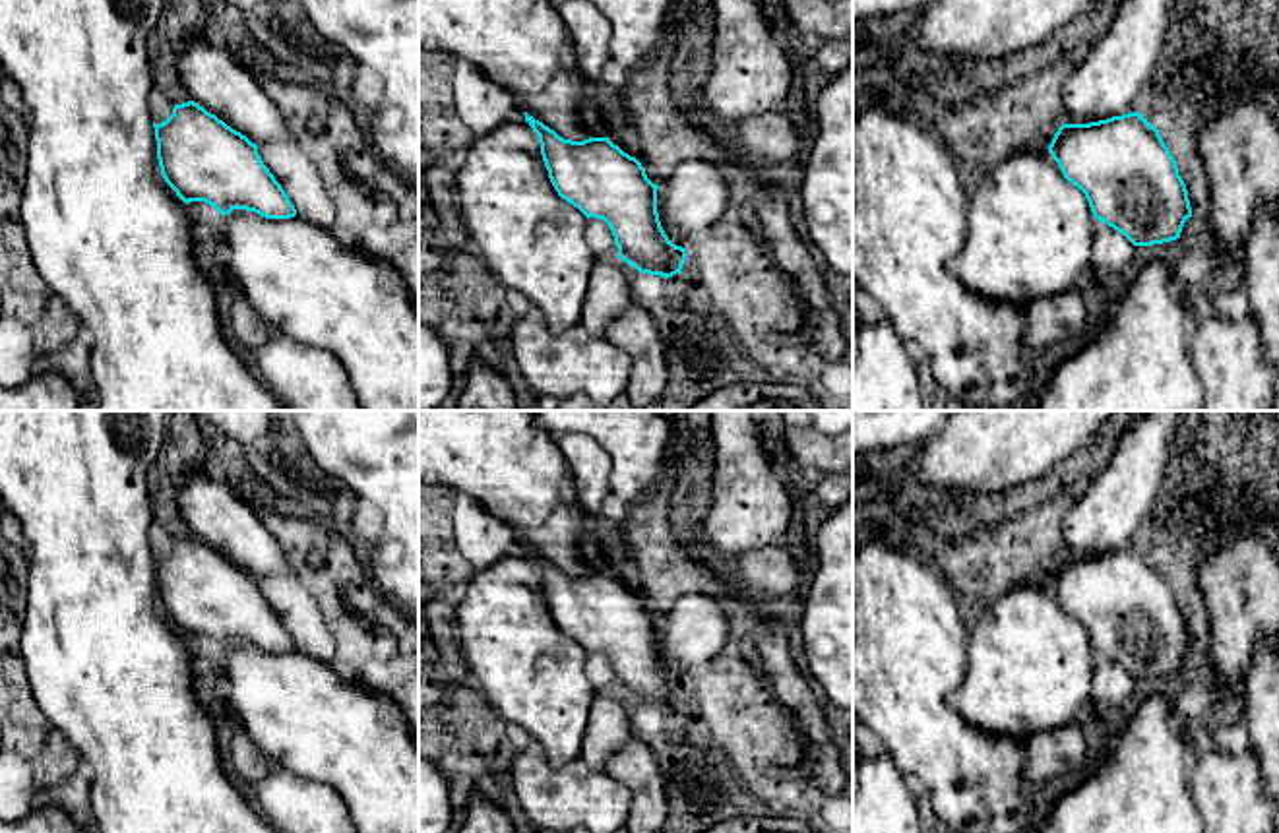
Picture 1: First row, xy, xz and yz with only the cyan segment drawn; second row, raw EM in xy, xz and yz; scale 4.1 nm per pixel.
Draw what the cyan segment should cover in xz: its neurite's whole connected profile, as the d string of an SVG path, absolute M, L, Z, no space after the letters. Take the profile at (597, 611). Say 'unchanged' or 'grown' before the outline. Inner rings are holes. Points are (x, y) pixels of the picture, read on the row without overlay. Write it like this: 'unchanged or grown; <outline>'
unchanged; M527 546L523 548L525 556L539 570L541 589L554 624L587 653L603 653L608 659L618 680L618 692L640 707L661 709L665 713L680 707L686 695L686 682L672 678L665 668L657 647L659 620L647 612L641 597L624 587L608 571L564 573Z

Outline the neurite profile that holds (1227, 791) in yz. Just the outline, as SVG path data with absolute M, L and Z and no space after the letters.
M1215 746L1200 750L1190 775L1190 792L1203 833L1275 833L1275 808L1263 794L1260 756L1252 748L1244 754L1229 754Z

